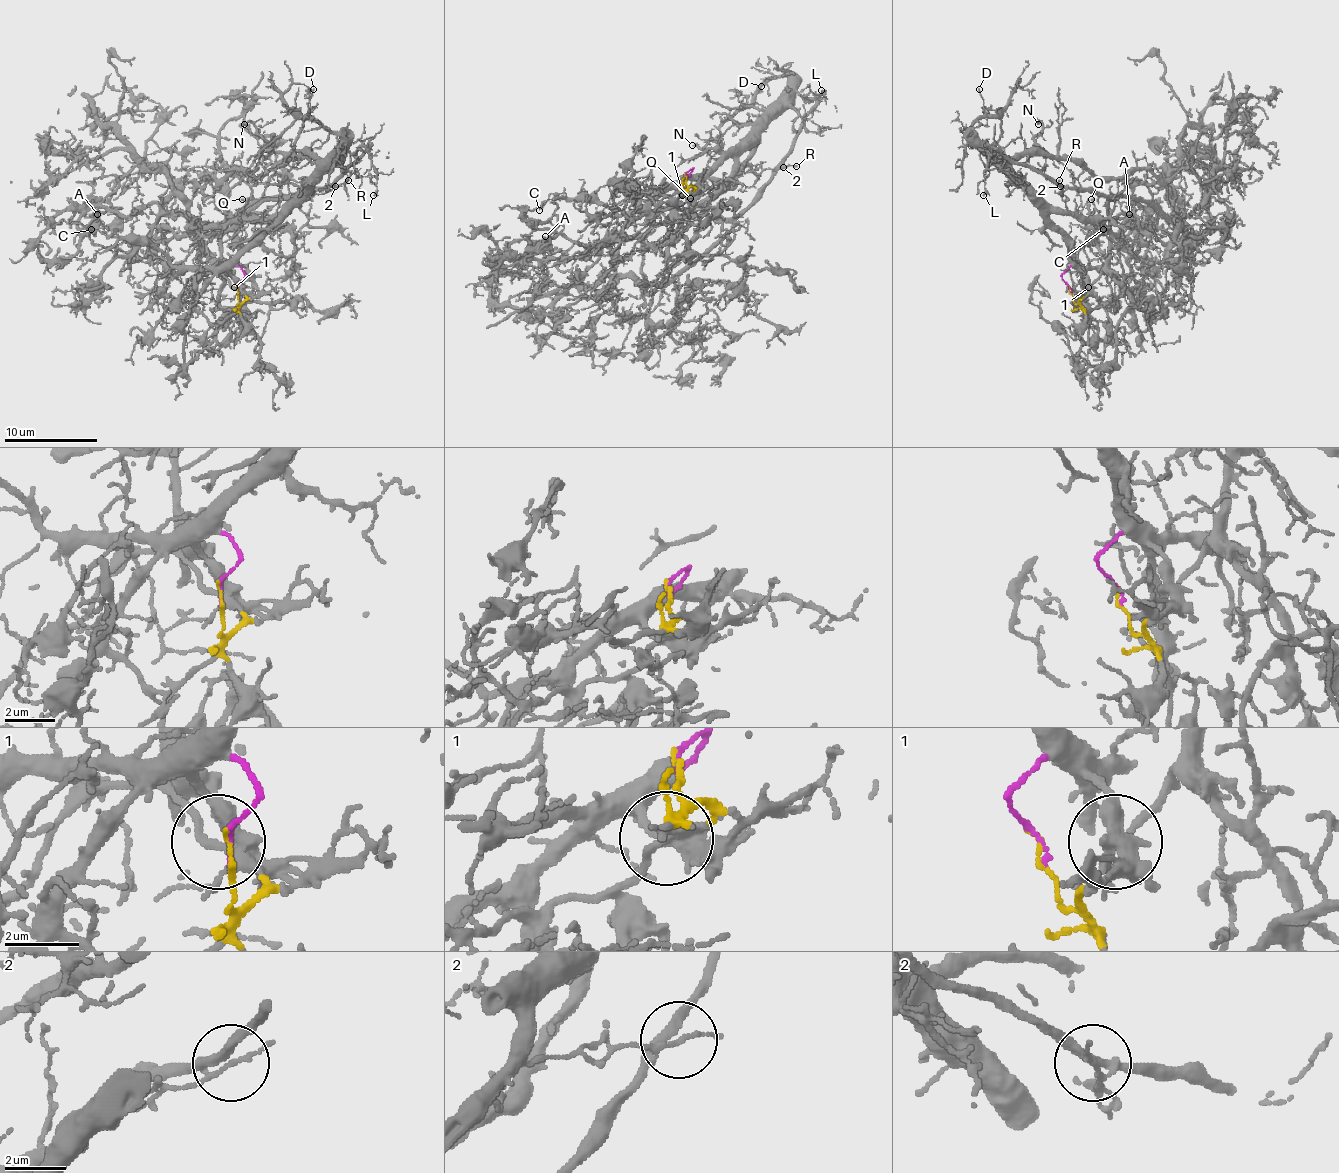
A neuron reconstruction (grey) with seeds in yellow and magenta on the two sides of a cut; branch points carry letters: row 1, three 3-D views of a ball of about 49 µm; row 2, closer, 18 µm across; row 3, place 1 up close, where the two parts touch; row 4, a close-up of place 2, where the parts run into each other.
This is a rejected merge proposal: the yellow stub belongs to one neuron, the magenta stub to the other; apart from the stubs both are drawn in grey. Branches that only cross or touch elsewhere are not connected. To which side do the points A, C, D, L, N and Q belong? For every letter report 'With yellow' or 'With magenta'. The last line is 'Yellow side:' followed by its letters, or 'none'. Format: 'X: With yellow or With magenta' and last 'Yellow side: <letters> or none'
A: With yellow
C: With magenta
D: With magenta
L: With magenta
N: With magenta
Q: With magenta
Yellow side: A

